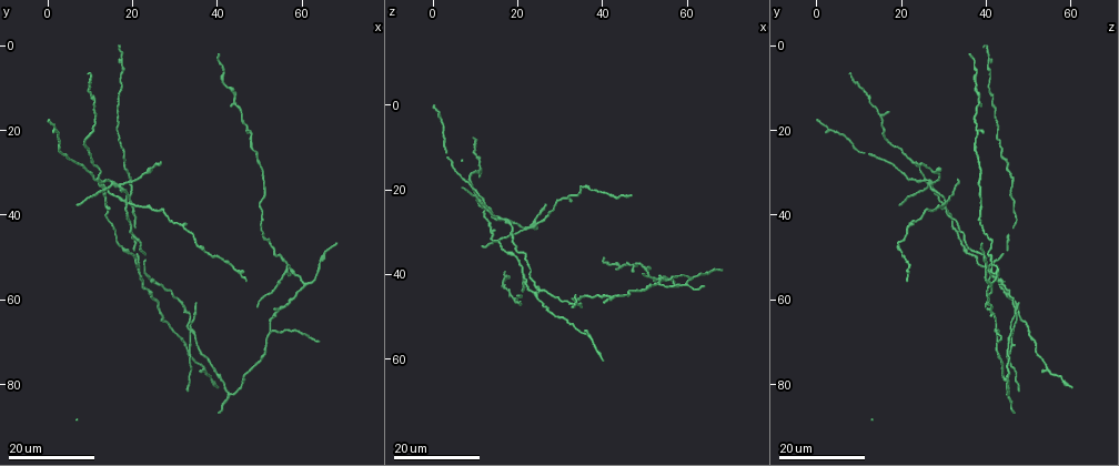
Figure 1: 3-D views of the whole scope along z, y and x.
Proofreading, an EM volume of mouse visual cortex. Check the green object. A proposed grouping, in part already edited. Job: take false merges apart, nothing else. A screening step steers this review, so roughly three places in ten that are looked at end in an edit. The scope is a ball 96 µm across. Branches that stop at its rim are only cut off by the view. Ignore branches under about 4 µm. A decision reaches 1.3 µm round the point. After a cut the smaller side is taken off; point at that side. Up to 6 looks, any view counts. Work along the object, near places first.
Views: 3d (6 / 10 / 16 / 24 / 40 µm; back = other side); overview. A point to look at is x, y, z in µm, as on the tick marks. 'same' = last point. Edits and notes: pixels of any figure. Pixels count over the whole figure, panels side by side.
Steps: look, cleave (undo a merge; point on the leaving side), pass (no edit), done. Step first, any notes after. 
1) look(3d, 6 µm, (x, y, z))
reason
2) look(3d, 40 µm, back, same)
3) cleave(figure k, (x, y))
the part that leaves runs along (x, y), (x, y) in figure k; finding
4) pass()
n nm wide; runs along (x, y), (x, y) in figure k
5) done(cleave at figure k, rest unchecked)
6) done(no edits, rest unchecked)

look(3d, 16 µm, (18.5, 37.0, 30.5))
four or more arms meet

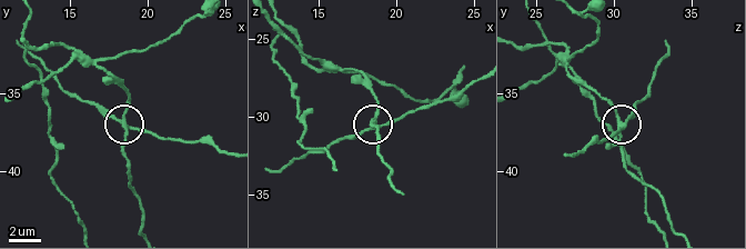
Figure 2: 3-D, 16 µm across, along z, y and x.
look(3d, 6 µm, (19.0, 37.2, 30.6))
zoom in

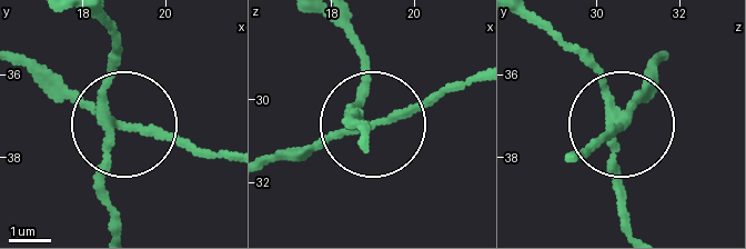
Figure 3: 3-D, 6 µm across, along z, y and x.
cleave(figure 3, (50, 97))
side arm 18 µm; the part that leaves runs along (109, 120), (222, 152) in figure 3; two neurons meet here

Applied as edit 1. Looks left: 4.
look(overview)
redraw

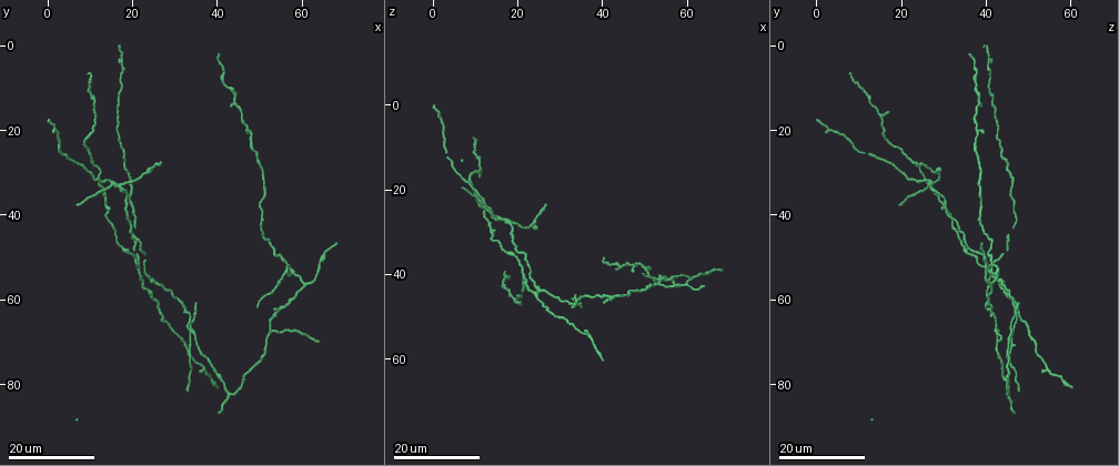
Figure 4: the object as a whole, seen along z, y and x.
look(3d, 24 µm, (52.5, 67.0, 42.5))
three-way junction

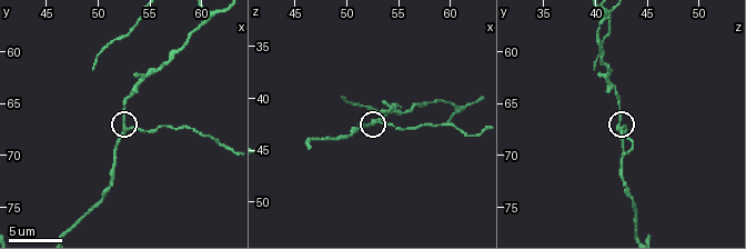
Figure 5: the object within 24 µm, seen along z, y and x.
look(3d, 6 µm, (52.8, 67.6, 42.2))
closer look

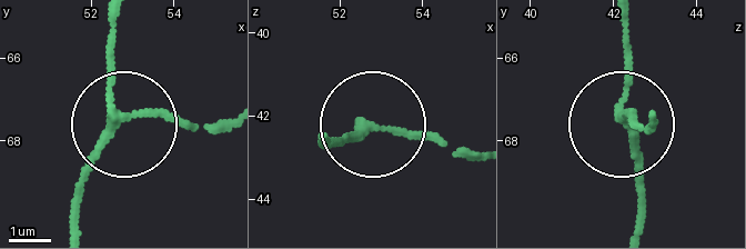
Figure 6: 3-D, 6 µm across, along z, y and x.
pass()
180 nm wide; runs along (73, 229), (80, 177), (127, 123), (148, 112), (219, 123) in figure 6; all the same neuron

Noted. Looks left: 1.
done(cleave at figure 3, rest unchecked)

